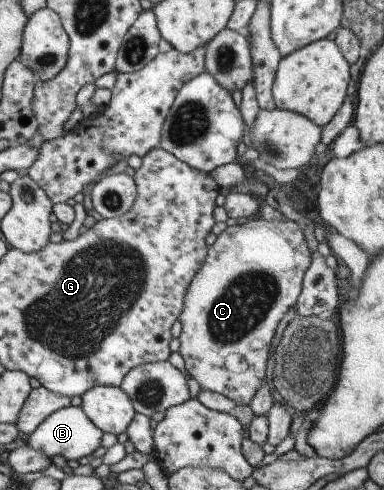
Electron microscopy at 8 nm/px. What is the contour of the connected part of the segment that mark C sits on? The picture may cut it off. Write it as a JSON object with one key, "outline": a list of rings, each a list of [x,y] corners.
{"outline":[[[259,216],[242,225],[226,226],[208,247],[201,269],[187,288],[180,313],[179,353],[189,371],[203,390],[226,395],[237,405],[250,405],[255,392],[265,381],[265,370],[271,339],[279,321],[294,307],[302,290],[304,271],[309,267],[311,251],[303,230],[296,221],[283,218],[265,220]]]}

